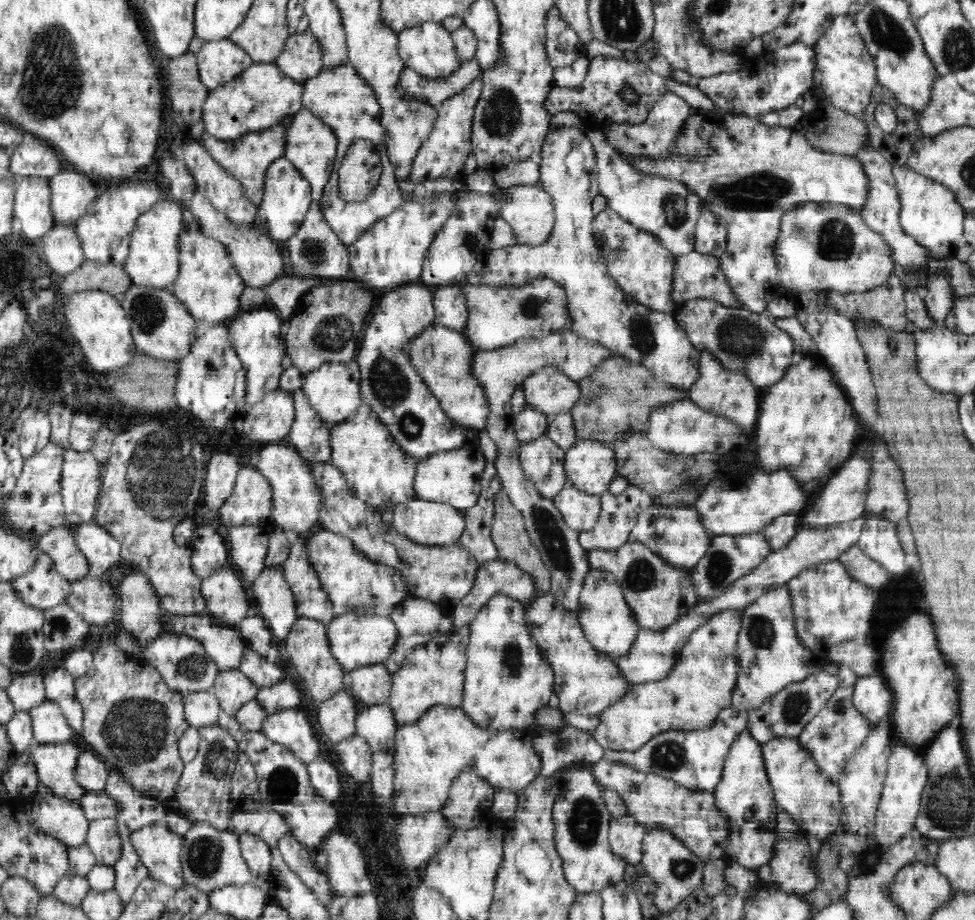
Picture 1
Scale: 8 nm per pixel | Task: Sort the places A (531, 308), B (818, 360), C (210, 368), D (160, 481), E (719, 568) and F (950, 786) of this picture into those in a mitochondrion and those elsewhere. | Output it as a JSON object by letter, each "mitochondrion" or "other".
{"A":"mitochondrion","B":"other","C":"mitochondrion","D":"mitochondrion","E":"mitochondrion","F":"mitochondrion"}

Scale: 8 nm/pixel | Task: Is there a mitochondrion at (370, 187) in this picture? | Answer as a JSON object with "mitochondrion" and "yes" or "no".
{"mitochondrion":"no"}

